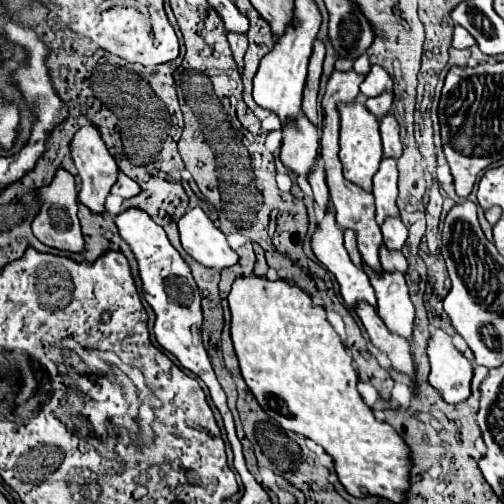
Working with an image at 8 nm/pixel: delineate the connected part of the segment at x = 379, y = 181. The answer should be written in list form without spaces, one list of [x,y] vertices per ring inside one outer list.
[[[384,158],[380,162],[378,172],[374,174],[374,198],[376,198],[376,222],[382,224],[382,220],[390,216],[398,216],[398,170],[396,170],[396,160]]]

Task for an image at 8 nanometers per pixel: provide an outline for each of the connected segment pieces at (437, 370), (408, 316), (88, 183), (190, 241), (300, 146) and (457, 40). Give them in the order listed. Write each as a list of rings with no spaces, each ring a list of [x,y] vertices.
[[[436,330],[428,342],[430,358],[430,384],[442,392],[442,398],[450,404],[460,404],[470,396],[472,364],[458,352],[450,336]]]
[[[364,266],[378,298],[378,314],[386,328],[406,340],[412,338],[414,328],[414,306],[410,302],[406,280],[400,272],[384,272],[382,276],[370,274]]]
[[[88,122],[76,130],[74,140],[70,142],[70,156],[74,160],[74,166],[78,168],[80,178],[82,178],[78,200],[84,206],[88,206],[92,212],[104,212],[104,200],[106,200],[112,184],[116,182],[118,166],[116,166],[116,160],[106,150],[102,136],[100,136],[100,130],[98,130],[98,126],[94,126],[94,122]]]
[[[202,208],[188,210],[178,220],[182,248],[202,266],[228,268],[238,262],[238,254],[228,246],[226,236],[214,226]]]
[[[304,114],[298,116],[294,124],[286,124],[282,128],[282,164],[296,174],[296,178],[308,178],[310,170],[316,166],[316,156],[320,150],[320,136],[318,128],[308,122]]]
[[[462,26],[454,28],[454,38],[452,38],[452,46],[454,48],[470,48],[474,44],[476,44],[476,40],[468,34],[466,28],[462,28]]]

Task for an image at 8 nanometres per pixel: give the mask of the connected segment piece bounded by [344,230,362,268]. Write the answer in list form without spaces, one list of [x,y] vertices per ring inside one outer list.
[[[344,230],[344,246],[346,246],[352,262],[362,268],[362,258],[360,258],[360,252],[356,248],[356,234],[352,230]]]

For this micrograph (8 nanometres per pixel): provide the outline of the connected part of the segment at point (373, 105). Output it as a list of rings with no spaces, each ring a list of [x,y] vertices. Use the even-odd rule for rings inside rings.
[[[386,92],[386,94],[380,94],[380,96],[376,96],[376,98],[368,98],[368,100],[364,102],[364,106],[370,108],[372,114],[374,114],[374,118],[380,122],[384,116],[390,114],[392,98],[394,98],[394,94],[392,94],[392,92]]]

